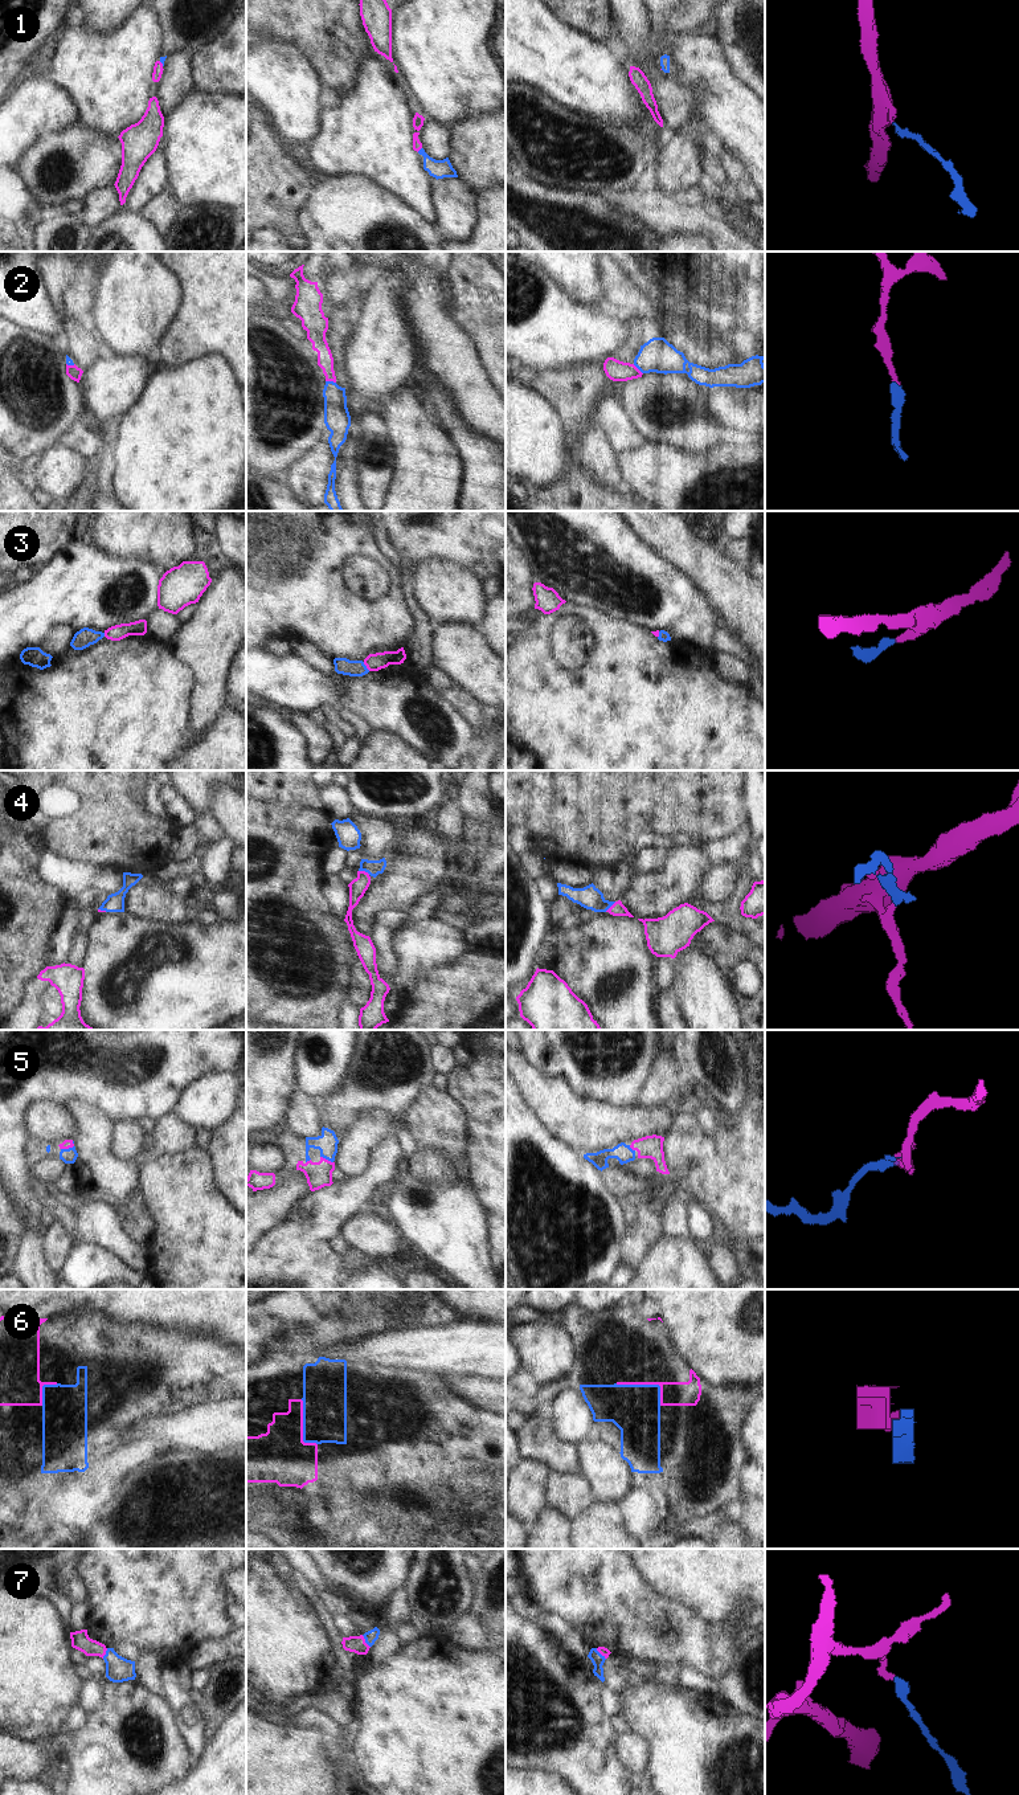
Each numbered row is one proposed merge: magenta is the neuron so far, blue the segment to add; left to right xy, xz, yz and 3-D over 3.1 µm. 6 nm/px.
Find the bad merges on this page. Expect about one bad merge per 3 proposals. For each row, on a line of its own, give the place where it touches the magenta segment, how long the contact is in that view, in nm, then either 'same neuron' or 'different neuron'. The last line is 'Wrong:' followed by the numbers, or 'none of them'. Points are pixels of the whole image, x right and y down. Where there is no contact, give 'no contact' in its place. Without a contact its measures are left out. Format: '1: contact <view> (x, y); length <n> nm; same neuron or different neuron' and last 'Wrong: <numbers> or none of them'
1: contact xz (418, 150); length 40 nm; same neuron
2: contact xz (331, 380); length 70 nm; same neuron
3: contact xz (365, 665); length 70 nm; same neuron
4: contact xz (364, 871); length 80 nm; same neuron
5: contact xy (69, 1147); length 90 nm; same neuron
6: contact yz (647, 1383); length 300 nm; different neuron
7: contact xz (364, 1642); length 90 nm; same neuron
Wrong: 6

